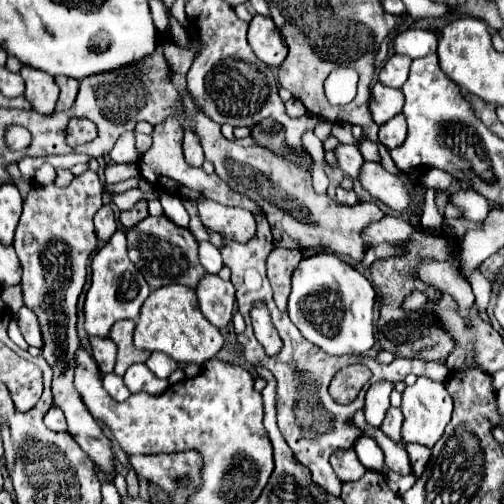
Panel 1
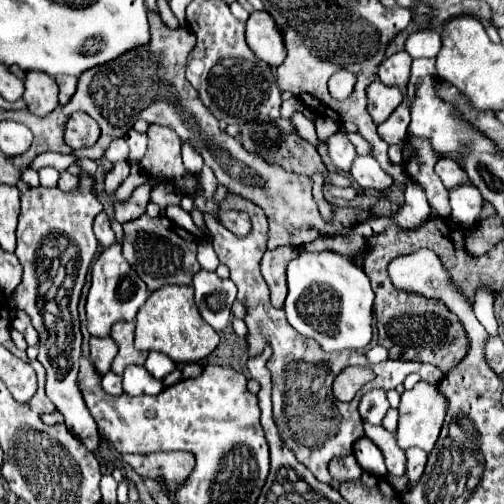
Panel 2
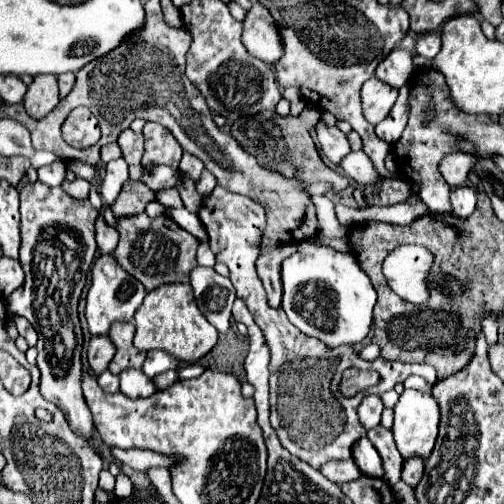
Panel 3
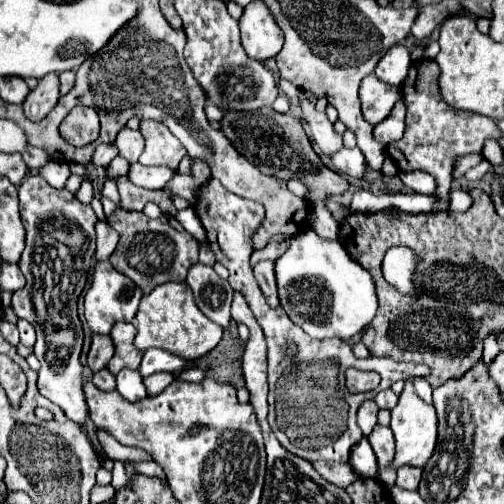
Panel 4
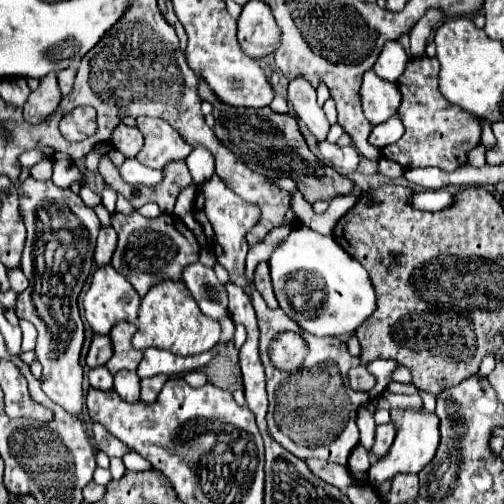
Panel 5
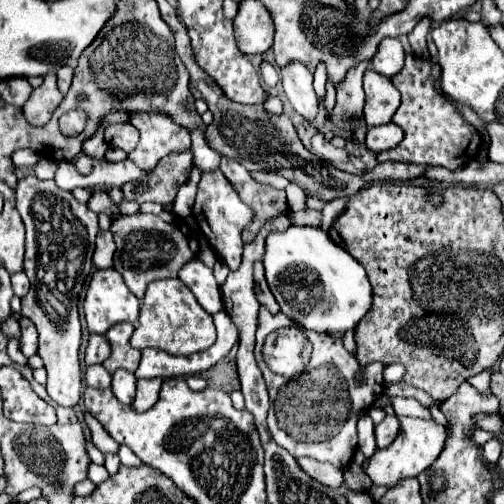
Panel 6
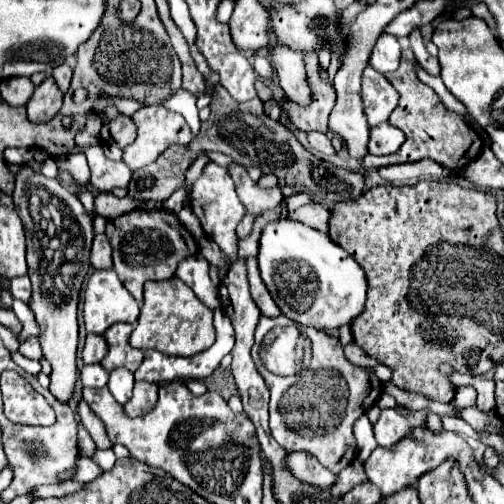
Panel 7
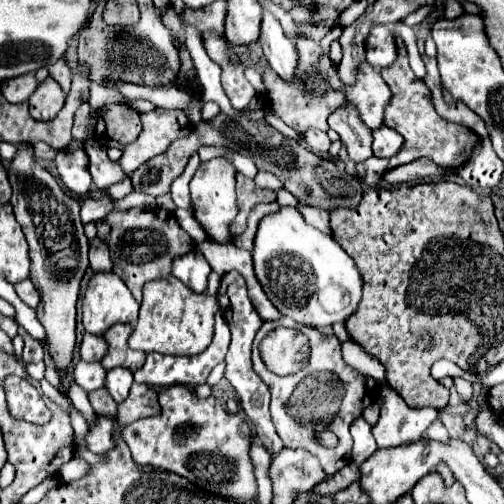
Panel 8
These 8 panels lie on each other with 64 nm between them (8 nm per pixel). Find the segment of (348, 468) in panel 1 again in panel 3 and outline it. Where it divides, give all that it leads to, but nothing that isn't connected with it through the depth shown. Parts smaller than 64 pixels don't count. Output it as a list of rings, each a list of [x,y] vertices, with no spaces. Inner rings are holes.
[[[348,458],[348,460],[332,460],[332,462],[324,464],[322,474],[330,482],[336,482],[336,484],[344,484],[344,482],[350,482],[350,480],[356,480],[356,478],[362,476],[360,468],[356,466],[356,462],[352,458]]]

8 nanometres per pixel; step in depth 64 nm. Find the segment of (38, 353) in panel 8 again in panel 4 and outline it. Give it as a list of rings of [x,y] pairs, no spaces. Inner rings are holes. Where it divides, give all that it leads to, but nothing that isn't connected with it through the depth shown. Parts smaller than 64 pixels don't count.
[[[18,320],[18,330],[20,330],[22,344],[26,344],[26,346],[32,348],[34,342],[36,342],[36,332],[34,332],[32,324],[28,324],[28,320]]]

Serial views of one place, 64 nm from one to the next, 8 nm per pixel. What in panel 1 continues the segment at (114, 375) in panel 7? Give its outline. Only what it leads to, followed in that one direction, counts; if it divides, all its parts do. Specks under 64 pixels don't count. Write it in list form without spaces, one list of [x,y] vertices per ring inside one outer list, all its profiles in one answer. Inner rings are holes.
[[[132,364],[124,374],[124,384],[130,392],[148,392],[148,394],[162,394],[170,384],[168,380],[160,380],[146,364]]]

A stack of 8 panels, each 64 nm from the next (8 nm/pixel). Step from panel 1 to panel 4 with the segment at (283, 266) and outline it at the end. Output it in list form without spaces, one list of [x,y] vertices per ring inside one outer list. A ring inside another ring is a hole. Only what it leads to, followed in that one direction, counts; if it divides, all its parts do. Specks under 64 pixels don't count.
[[[264,260],[254,266],[254,276],[266,296],[266,302],[276,308],[278,306],[278,288],[276,288],[276,274],[274,274],[274,260]]]

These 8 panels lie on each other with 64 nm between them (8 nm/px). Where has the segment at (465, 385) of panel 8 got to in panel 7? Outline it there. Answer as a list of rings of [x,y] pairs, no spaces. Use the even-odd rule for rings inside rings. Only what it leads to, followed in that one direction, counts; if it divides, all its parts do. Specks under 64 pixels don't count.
[[[470,386],[458,388],[452,404],[454,404],[454,408],[456,408],[458,412],[464,410],[464,408],[468,408],[468,406],[476,406],[476,390],[470,388]]]

